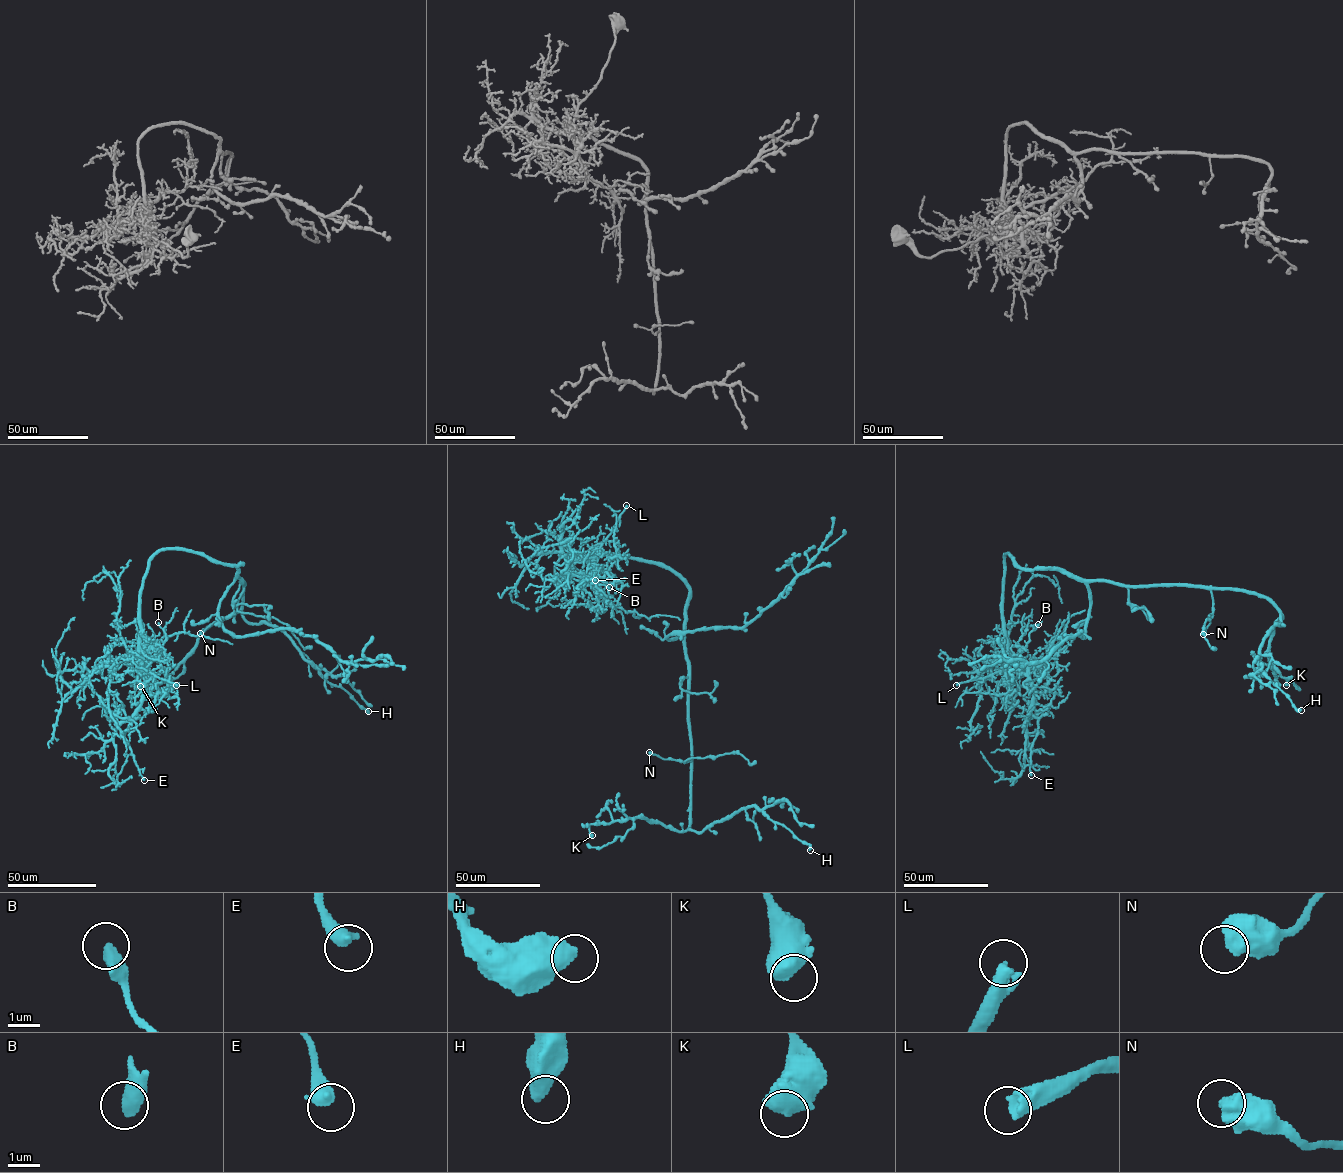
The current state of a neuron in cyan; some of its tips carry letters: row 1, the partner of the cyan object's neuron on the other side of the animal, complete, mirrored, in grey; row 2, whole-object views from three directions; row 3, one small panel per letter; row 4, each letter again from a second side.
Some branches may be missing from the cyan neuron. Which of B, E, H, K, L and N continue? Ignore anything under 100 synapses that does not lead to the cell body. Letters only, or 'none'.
L

